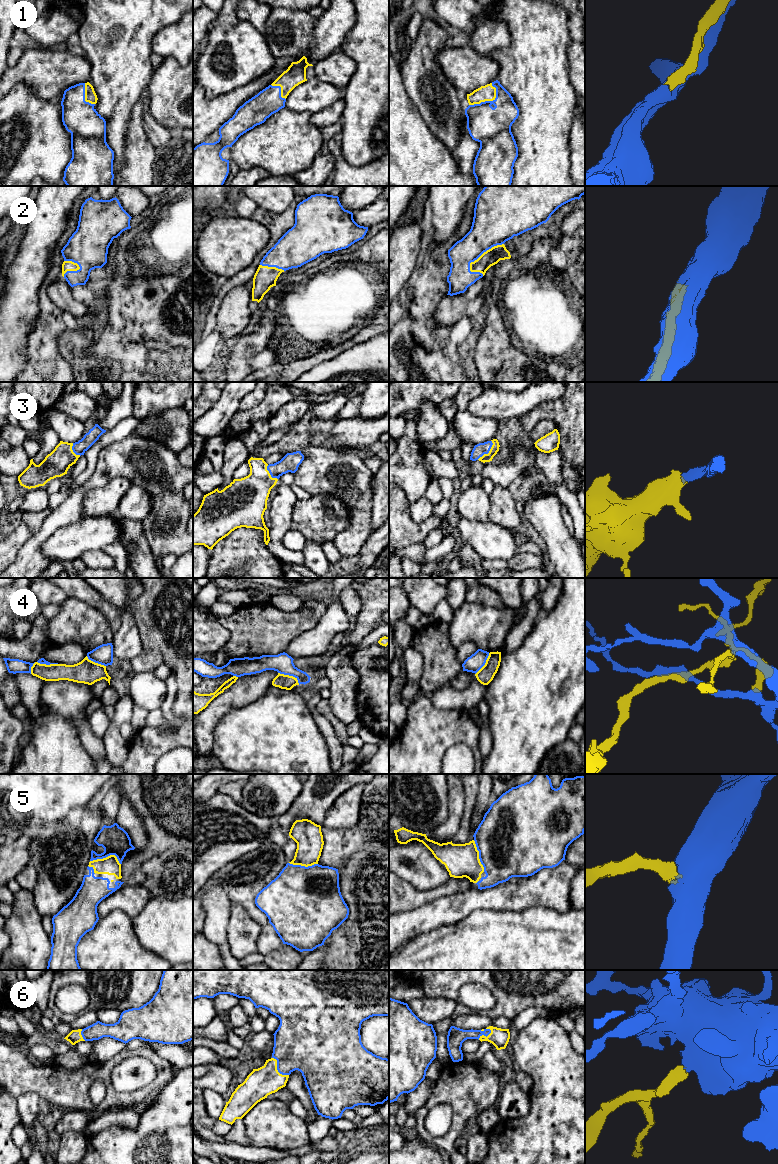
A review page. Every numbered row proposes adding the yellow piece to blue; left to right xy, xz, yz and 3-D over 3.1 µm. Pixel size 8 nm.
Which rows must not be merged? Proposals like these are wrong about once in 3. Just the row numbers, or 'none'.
4

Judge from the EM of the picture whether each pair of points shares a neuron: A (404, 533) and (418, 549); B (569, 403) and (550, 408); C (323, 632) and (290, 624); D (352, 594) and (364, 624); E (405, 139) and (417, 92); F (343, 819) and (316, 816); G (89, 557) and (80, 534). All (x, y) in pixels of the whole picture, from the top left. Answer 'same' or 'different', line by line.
A: different
B: same
C: different
D: different
E: different
F: different
G: different

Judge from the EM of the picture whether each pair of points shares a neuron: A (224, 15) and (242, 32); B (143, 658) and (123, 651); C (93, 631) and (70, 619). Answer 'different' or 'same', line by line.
A: different
B: different
C: same

